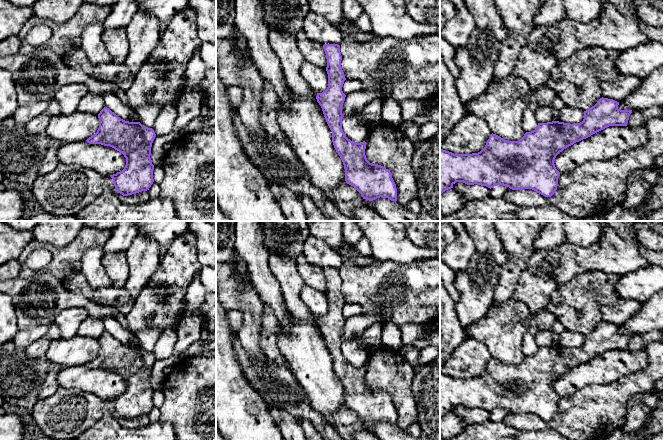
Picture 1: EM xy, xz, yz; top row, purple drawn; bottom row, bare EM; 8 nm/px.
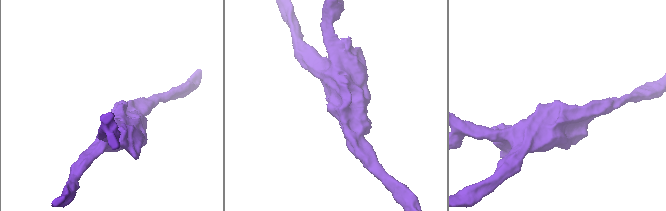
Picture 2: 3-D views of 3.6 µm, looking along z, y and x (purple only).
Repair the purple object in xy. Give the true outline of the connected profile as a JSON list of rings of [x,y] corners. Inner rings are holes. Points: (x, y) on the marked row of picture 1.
[[[104,107],[98,114],[99,128],[86,141],[110,146],[126,158],[124,169],[110,175],[116,192],[123,196],[147,191],[154,182],[150,155],[156,134],[140,122],[129,122]]]

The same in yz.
[[[602,97],[594,106],[584,111],[582,122],[538,123],[535,130],[526,132],[518,141],[505,140],[492,133],[485,147],[478,153],[454,154],[440,149],[440,195],[453,188],[456,182],[463,182],[490,189],[496,185],[507,186],[512,190],[532,189],[545,197],[551,197],[557,190],[560,176],[554,164],[556,156],[574,143],[609,126],[627,126],[632,110],[621,110],[618,105],[619,102]]]

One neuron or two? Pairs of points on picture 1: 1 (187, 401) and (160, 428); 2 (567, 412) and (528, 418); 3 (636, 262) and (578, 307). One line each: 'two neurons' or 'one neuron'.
1: two neurons
2: one neuron
3: two neurons

